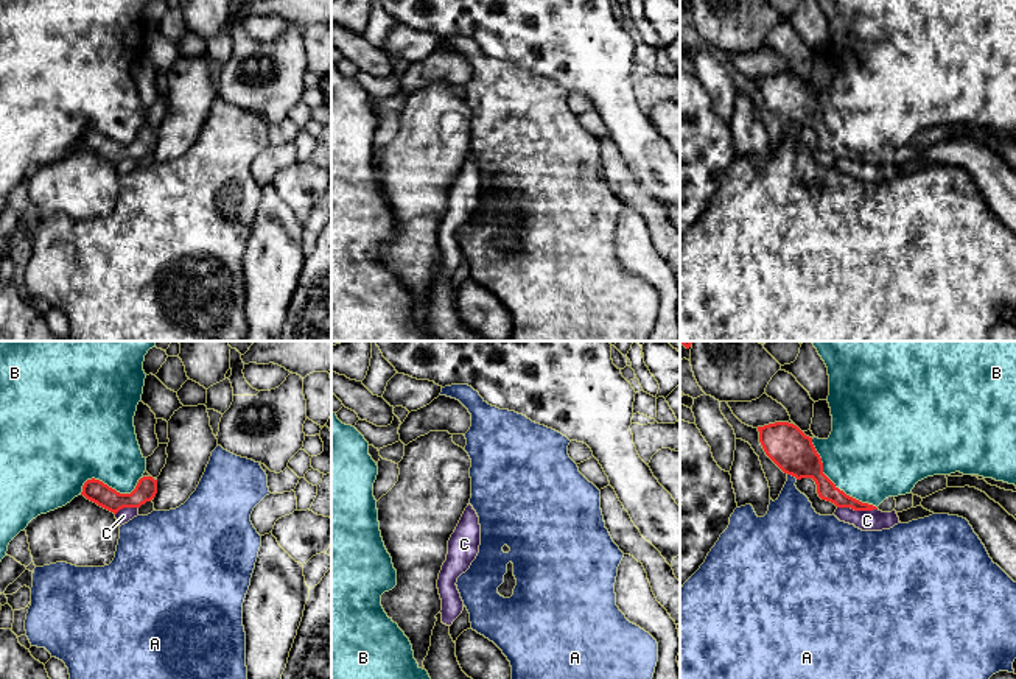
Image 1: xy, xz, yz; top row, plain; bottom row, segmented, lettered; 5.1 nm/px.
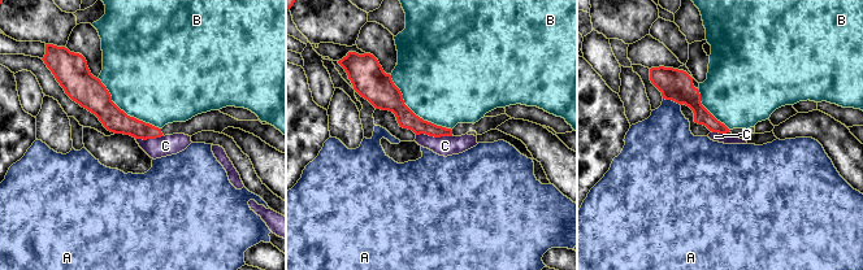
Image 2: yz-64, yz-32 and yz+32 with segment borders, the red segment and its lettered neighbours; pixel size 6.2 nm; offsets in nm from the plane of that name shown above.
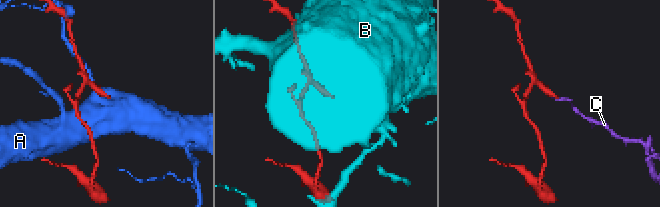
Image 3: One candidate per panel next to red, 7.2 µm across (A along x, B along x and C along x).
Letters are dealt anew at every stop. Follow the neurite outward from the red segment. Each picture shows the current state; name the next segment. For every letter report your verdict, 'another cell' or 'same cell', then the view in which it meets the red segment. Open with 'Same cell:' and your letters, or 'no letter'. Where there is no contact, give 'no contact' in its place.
Same cell: no letter
A: another cell; meets red in yz
B: another cell; meets red in yz
C: another cell; meets red in yz

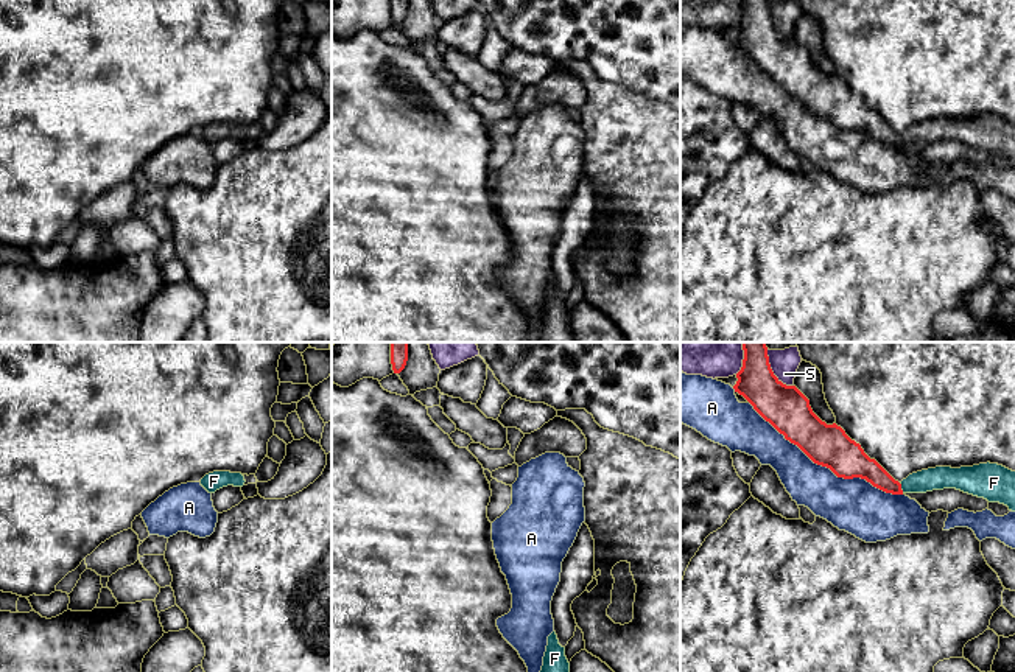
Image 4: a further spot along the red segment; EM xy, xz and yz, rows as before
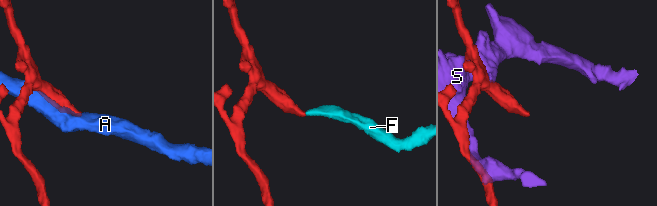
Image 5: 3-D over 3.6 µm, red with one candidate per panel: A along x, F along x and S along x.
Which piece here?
Same cell: F
A: another cell; meets red in yz
F: same cell; meets red in yz
S: another cell; meets red in yz

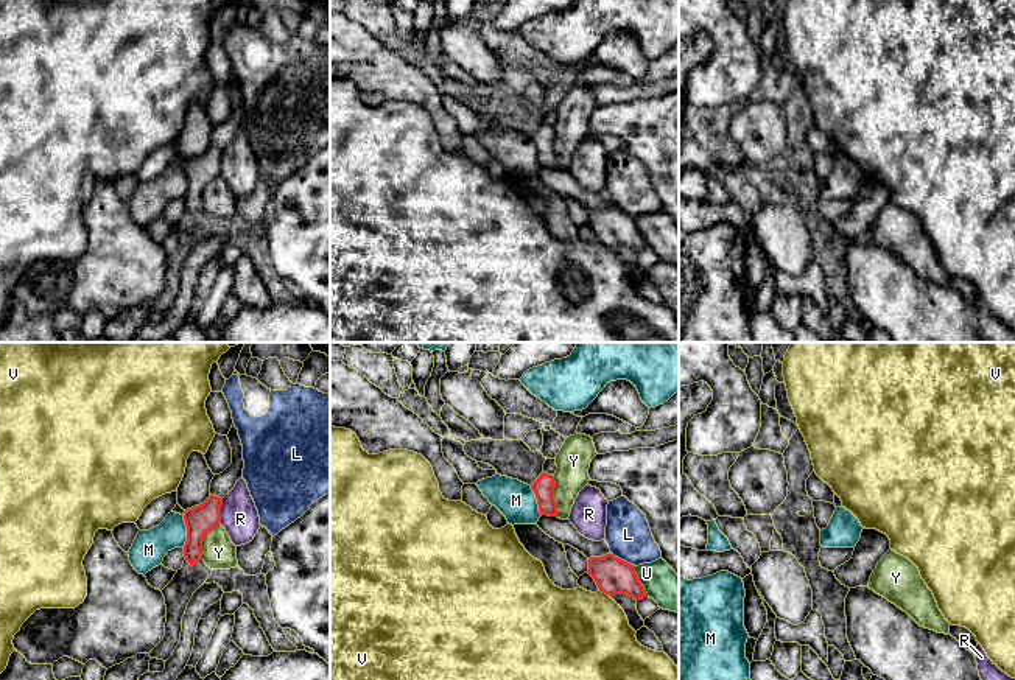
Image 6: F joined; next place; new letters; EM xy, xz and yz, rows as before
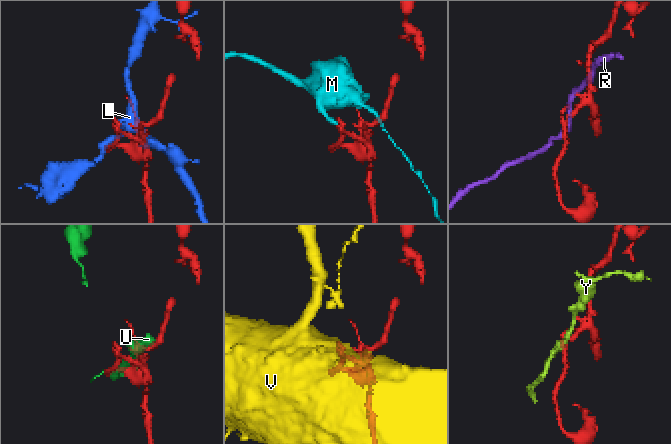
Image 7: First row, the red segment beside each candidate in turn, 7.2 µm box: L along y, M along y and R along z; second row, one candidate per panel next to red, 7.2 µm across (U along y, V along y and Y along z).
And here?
Same cell: no letter
L: another cell; meets red in xz
M: another cell; meets red in xy
R: another cell; meets red in xy
U: another cell; meets red in xz
V: another cell; meets red in xz
Y: another cell; meets red in xz

